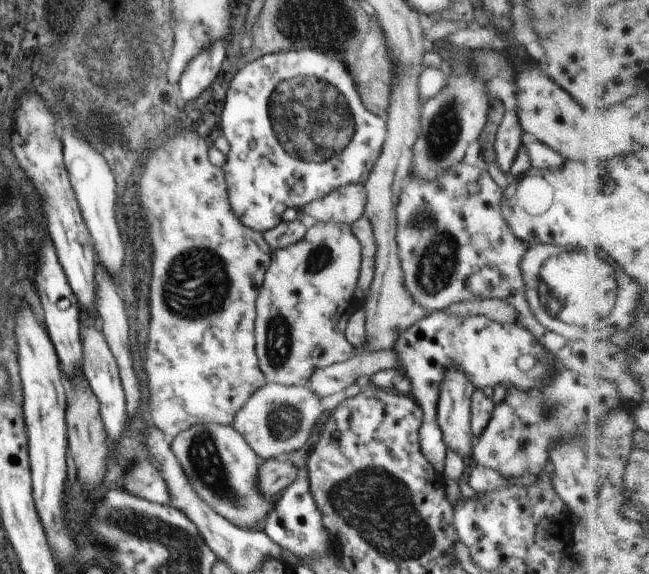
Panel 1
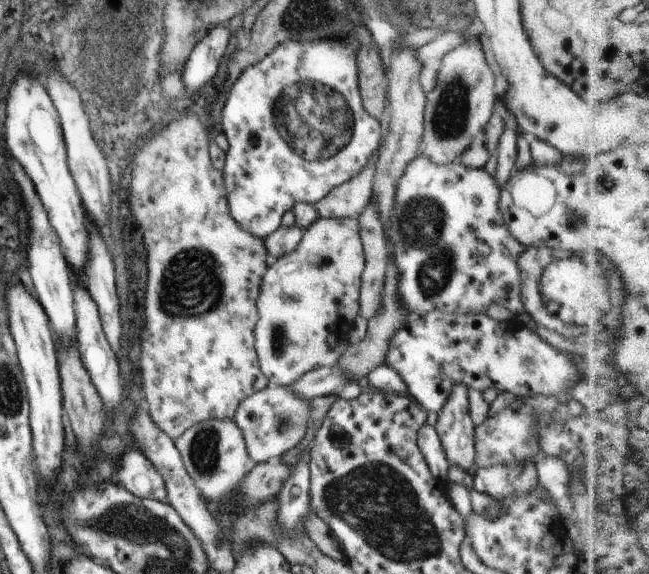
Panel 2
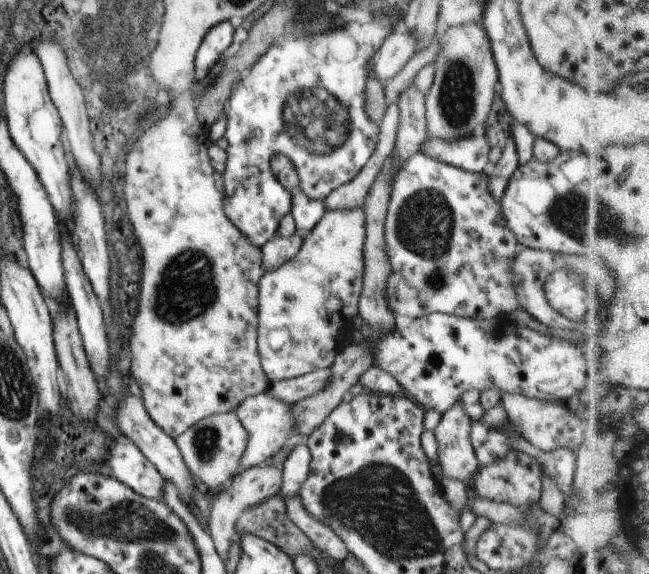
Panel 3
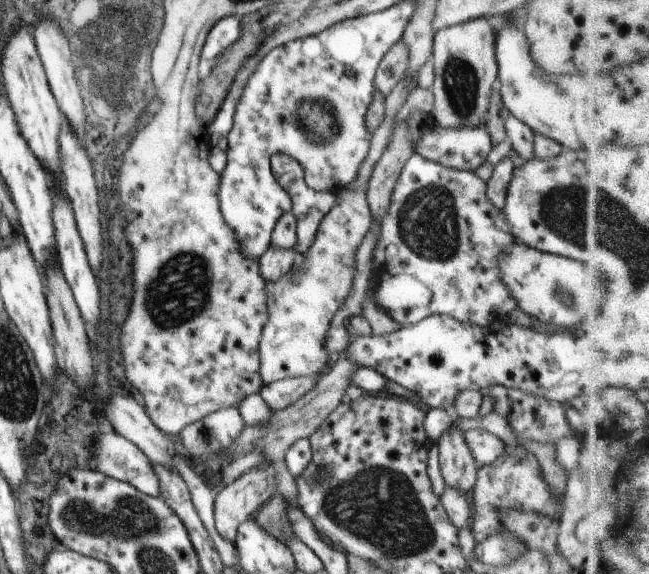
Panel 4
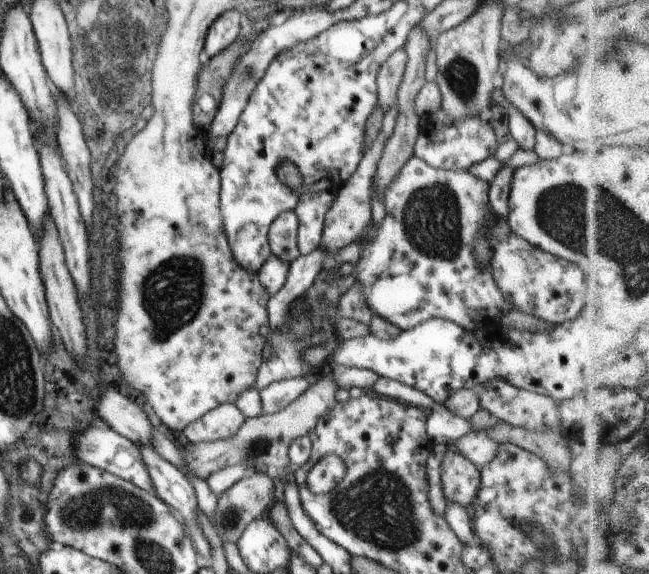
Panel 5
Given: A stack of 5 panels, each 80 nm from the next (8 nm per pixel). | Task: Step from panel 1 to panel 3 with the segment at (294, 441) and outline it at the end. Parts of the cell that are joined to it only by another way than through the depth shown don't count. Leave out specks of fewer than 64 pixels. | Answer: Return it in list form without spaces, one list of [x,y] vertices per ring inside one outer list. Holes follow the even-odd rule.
[[[266,392],[246,398],[238,405],[238,408],[235,408],[234,411],[248,435],[247,447],[241,456],[238,472],[264,462],[270,463],[272,456],[286,444],[288,438],[295,434],[296,423],[293,422],[290,412],[291,406],[284,404],[281,400],[271,398]]]

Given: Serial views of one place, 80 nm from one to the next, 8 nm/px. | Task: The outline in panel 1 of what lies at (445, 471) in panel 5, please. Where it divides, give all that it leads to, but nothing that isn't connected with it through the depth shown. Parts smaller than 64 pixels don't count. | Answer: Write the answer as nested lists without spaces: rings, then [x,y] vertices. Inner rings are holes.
[[[449,367],[443,377],[437,404],[437,423],[445,445],[462,458],[471,456],[471,396],[475,391],[471,380],[458,368]]]

